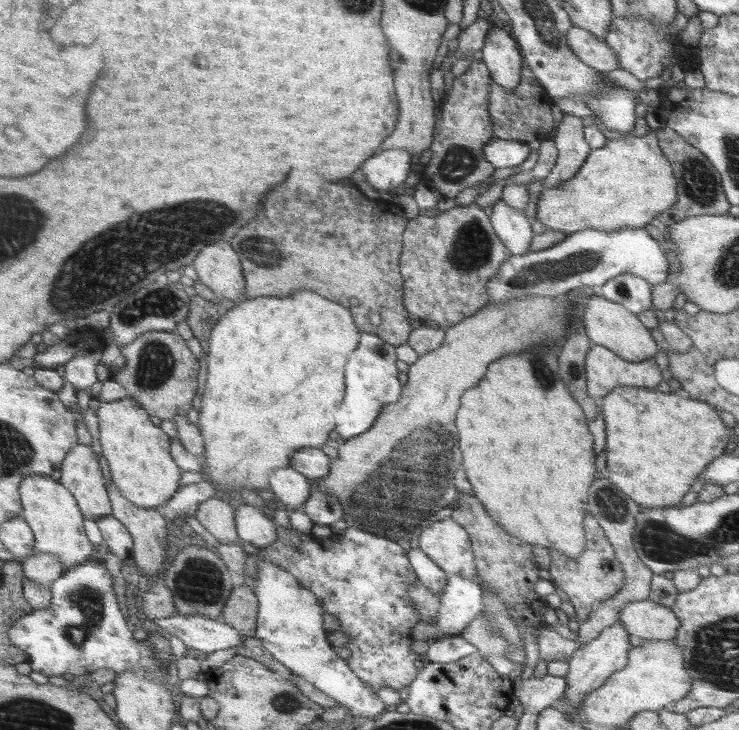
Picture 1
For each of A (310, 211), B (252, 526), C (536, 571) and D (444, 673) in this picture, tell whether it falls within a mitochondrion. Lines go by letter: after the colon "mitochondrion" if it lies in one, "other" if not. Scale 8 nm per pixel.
A: other
B: other
C: other
D: other

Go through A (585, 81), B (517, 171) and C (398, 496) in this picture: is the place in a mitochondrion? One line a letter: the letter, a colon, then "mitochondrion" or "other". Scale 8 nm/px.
A: mitochondrion
B: other
C: mitochondrion

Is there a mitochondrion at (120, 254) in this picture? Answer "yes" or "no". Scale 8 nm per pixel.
yes

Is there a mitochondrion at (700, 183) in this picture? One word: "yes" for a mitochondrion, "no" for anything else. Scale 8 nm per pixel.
yes

